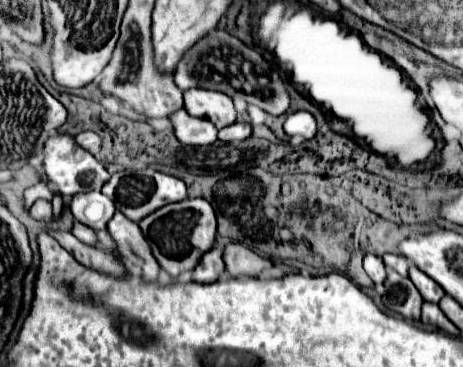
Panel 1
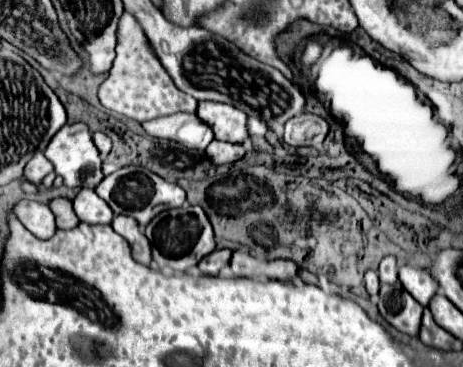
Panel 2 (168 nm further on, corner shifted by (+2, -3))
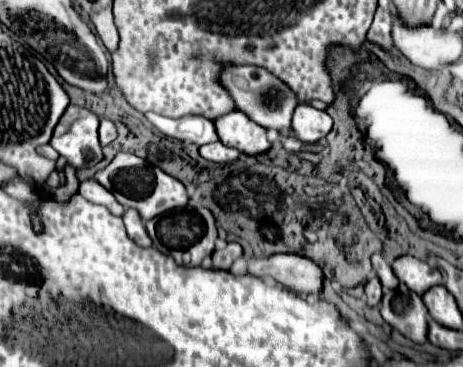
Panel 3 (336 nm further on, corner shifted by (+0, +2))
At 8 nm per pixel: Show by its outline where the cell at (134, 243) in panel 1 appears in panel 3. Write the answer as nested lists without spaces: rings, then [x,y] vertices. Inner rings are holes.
[[[127,210],[127,214],[123,216],[123,222],[125,222],[125,228],[127,228],[127,234],[131,236],[131,240],[143,248],[151,246],[151,238],[147,236],[147,230],[145,230],[145,224],[143,220],[139,218],[139,214],[135,210]]]

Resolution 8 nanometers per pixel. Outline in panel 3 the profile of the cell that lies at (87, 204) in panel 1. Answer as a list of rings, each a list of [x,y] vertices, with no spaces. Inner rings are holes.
[[[93,178],[79,184],[79,194],[81,194],[85,200],[93,202],[93,204],[107,206],[107,208],[111,210],[111,214],[115,214],[115,216],[123,216],[123,214],[125,214],[125,208],[115,200],[115,196],[113,196],[109,190],[105,190],[99,182],[95,182]]]

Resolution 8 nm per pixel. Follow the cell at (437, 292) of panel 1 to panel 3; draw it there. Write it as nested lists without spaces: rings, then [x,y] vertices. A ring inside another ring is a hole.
[[[413,256],[395,258],[391,268],[393,268],[395,276],[403,284],[407,284],[411,290],[415,290],[417,294],[427,292],[435,284],[443,284],[441,272],[437,268],[431,268],[427,262],[423,262],[419,258],[413,258]]]

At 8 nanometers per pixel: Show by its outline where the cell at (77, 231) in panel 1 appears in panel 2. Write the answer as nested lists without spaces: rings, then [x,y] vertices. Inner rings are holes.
[[[55,199],[55,201],[51,201],[49,207],[51,207],[51,211],[53,211],[55,219],[57,219],[59,229],[73,229],[73,227],[79,225],[79,219],[77,219],[77,215],[75,215],[75,211],[71,207],[71,201]]]

